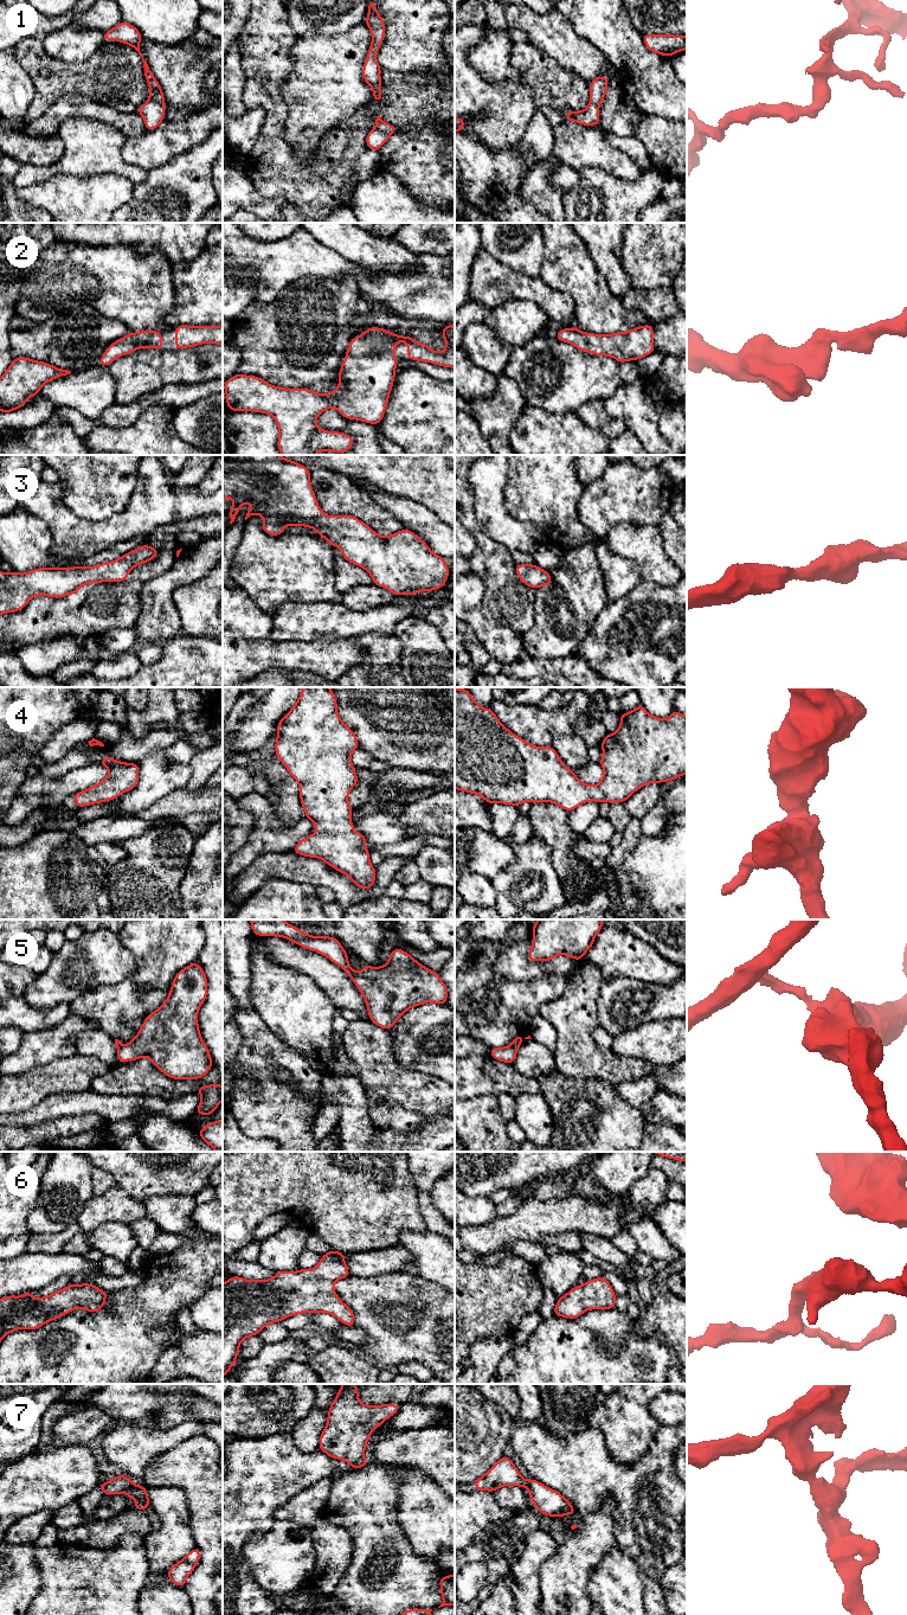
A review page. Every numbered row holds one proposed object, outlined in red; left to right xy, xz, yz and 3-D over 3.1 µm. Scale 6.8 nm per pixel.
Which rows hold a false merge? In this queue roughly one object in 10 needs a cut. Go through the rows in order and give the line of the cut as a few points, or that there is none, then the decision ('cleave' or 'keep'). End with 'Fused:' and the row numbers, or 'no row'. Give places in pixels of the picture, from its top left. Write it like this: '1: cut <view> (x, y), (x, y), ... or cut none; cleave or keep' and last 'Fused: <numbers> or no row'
1: cut none; keep
2: cut none; keep
3: cut none; keep
4: cut none; keep
5: cut xz (351, 968), (352, 978); cleave
6: cut none; keep
7: cut none; keep
Fused: 5

